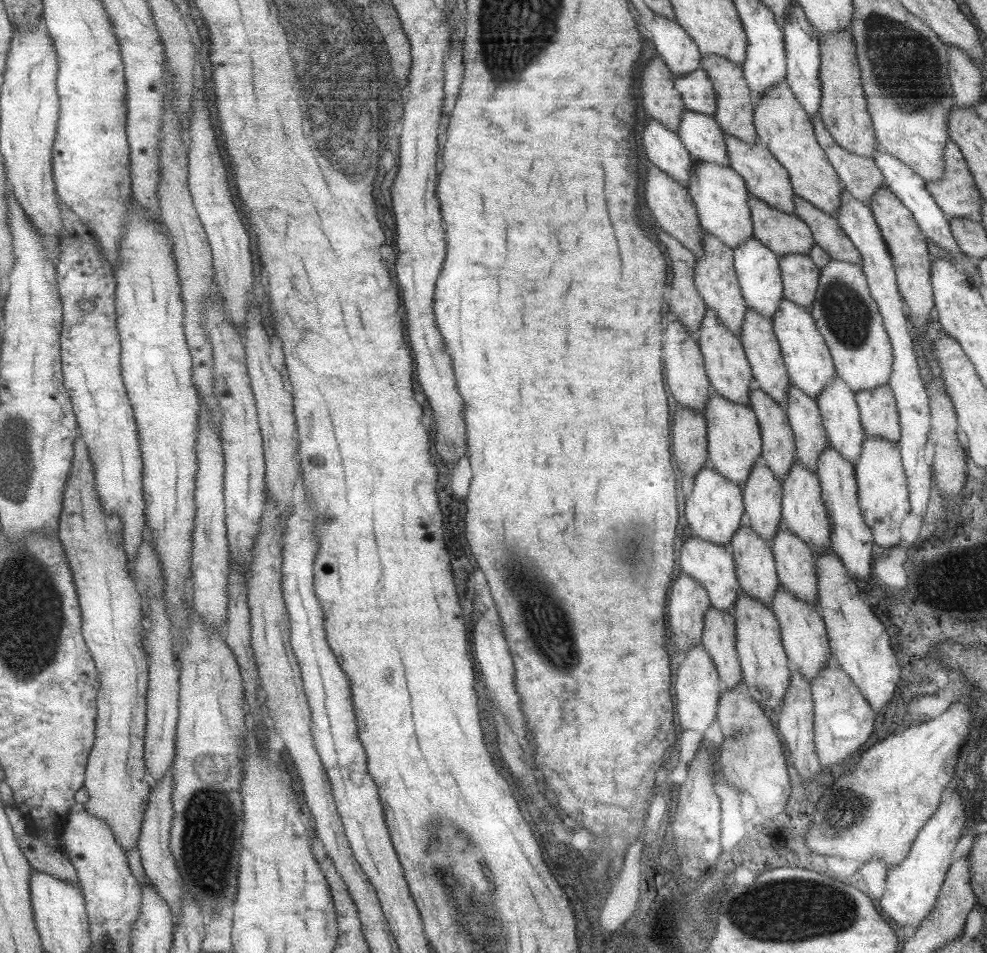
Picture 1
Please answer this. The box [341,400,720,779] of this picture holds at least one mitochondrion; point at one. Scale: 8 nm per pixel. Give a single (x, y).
(551, 630)

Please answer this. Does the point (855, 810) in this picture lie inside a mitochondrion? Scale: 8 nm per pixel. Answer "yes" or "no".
yes

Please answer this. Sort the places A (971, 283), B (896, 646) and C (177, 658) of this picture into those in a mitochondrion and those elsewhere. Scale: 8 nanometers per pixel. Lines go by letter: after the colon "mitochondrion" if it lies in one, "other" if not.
A: other
B: other
C: other

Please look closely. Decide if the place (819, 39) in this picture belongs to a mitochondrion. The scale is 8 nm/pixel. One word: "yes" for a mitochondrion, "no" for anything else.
no

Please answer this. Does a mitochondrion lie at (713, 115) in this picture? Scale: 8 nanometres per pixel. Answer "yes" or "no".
no

